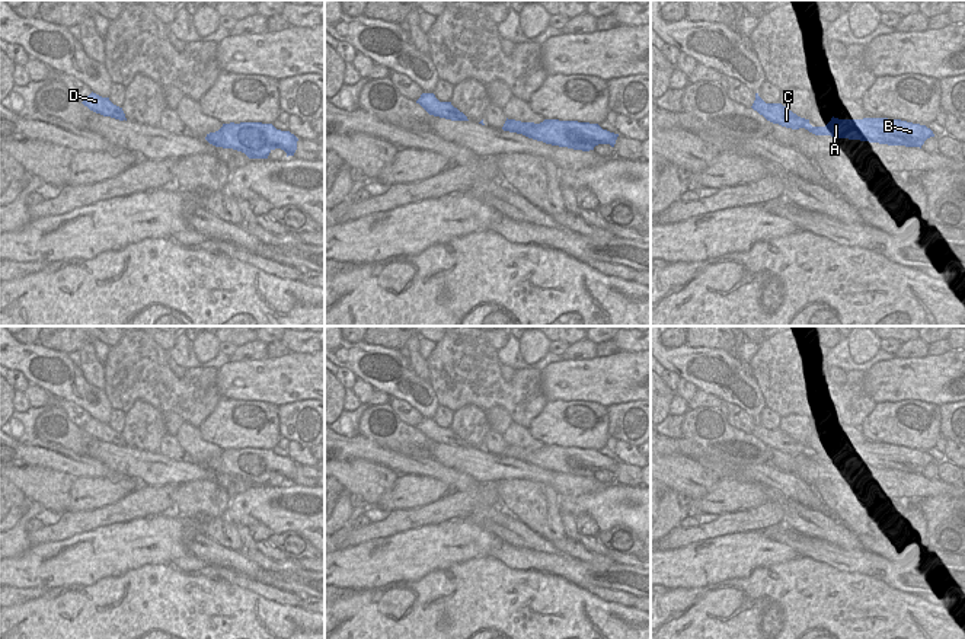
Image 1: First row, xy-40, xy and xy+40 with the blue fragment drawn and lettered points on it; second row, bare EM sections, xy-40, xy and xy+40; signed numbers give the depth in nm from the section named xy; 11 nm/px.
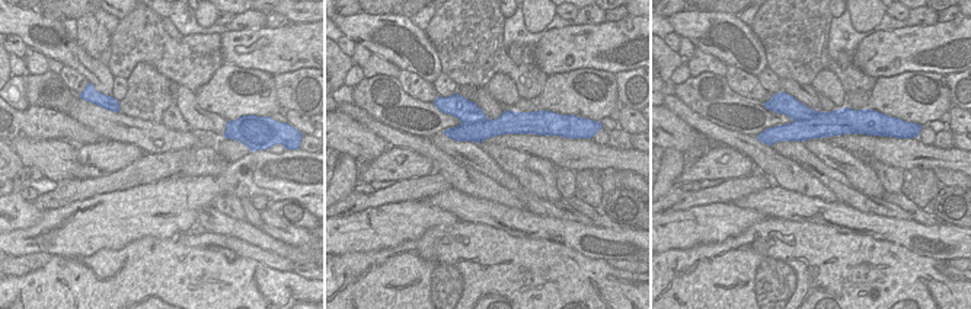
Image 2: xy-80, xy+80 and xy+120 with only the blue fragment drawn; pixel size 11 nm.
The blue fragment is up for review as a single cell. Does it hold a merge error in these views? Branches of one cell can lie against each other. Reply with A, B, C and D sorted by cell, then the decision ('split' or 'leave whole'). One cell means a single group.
A B / C D; split

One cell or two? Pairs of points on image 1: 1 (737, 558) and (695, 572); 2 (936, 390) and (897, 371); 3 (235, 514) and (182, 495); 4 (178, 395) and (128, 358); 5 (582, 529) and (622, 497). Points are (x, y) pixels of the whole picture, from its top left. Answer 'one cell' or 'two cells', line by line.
1: one cell
2: one cell
3: two cells
4: one cell
5: two cells

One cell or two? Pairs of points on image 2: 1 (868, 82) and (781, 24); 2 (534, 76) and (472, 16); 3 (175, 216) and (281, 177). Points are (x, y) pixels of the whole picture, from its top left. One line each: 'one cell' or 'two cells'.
1: one cell
2: one cell
3: one cell

